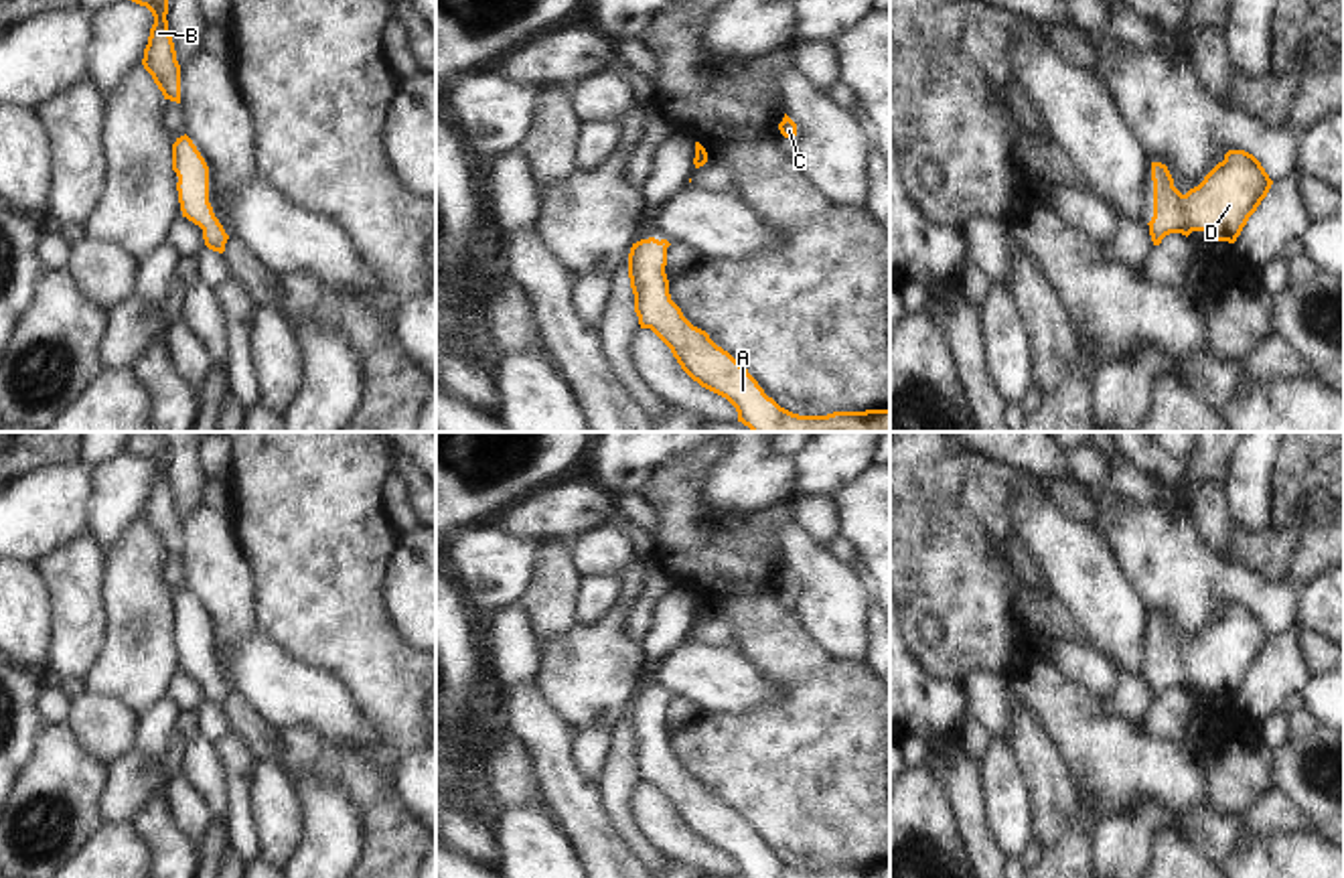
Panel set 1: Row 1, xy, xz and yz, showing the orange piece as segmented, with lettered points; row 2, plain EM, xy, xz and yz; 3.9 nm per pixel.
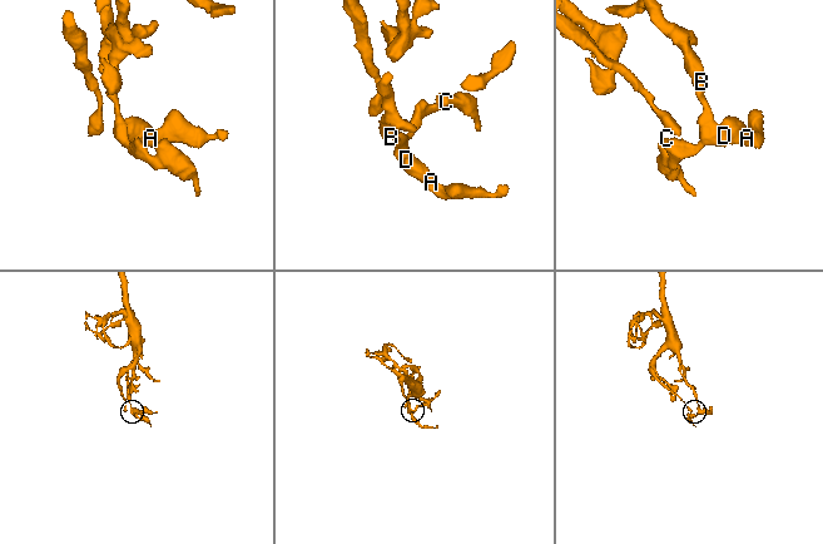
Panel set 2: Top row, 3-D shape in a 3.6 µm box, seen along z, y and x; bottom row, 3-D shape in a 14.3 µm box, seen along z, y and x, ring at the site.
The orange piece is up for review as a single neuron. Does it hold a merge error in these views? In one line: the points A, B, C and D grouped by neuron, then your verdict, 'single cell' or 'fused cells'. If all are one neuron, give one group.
A B C D | single cell

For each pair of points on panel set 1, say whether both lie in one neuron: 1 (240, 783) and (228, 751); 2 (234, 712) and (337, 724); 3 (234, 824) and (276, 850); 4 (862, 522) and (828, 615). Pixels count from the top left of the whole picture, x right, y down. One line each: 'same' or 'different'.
1: same
2: different
3: different
4: different

